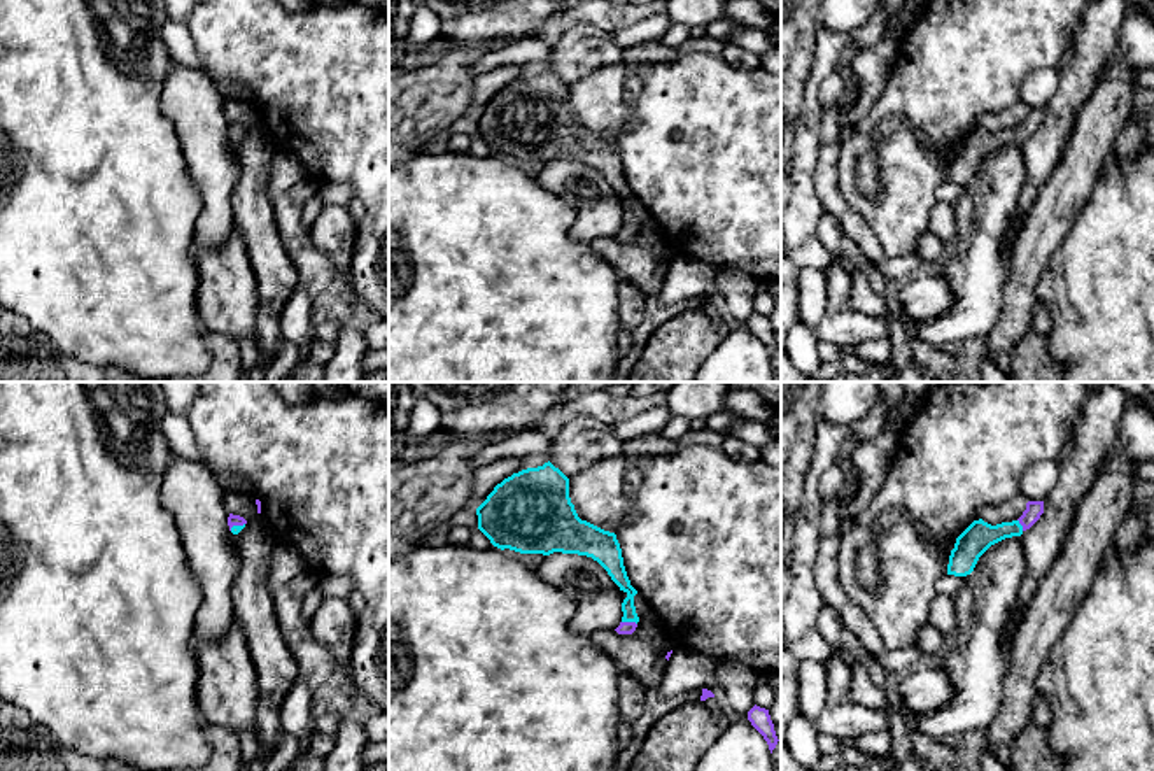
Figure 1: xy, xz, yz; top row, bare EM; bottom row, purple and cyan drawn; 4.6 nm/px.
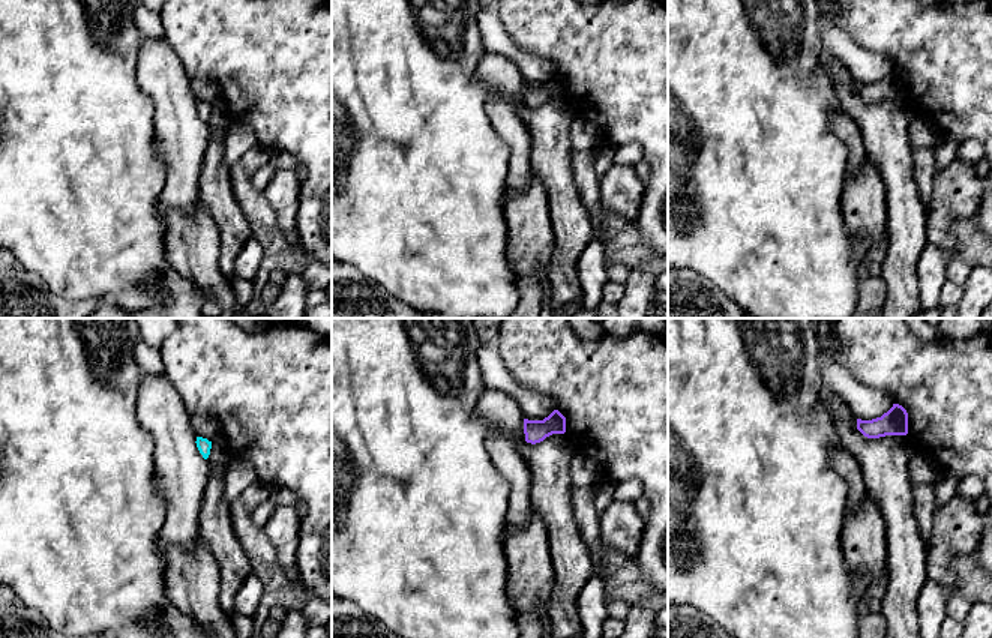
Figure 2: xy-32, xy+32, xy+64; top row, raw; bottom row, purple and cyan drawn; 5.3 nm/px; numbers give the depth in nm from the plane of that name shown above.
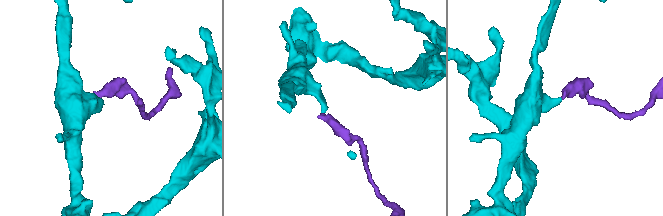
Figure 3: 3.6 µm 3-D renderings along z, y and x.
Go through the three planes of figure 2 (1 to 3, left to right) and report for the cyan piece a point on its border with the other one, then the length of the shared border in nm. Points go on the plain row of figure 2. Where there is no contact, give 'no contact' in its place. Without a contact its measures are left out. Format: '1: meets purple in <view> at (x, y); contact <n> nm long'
1: no contact
2: no contact
3: no contact

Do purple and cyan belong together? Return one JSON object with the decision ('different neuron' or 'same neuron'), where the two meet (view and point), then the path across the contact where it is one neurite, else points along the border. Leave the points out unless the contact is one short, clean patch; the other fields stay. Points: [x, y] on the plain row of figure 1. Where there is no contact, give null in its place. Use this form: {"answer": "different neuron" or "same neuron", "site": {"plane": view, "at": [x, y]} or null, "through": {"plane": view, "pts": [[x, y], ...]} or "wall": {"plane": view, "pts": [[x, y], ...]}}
{"answer": "same neuron", "site": {"plane": "xz", "at": [629, 230]}, "through": {"plane": "xz", "pts": [[626, 235], [629, 230], [629, 197], [615, 177]]}}

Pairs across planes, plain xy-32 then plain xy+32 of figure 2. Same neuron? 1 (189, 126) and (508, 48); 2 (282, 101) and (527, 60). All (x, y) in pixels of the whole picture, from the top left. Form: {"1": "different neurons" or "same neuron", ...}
{"1": "different neurons", "2": "different neurons"}

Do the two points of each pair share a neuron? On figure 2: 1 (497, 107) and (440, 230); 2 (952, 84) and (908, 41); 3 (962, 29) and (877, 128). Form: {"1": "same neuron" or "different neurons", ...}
{"1": "different neurons", "2": "same neuron", "3": "different neurons"}

